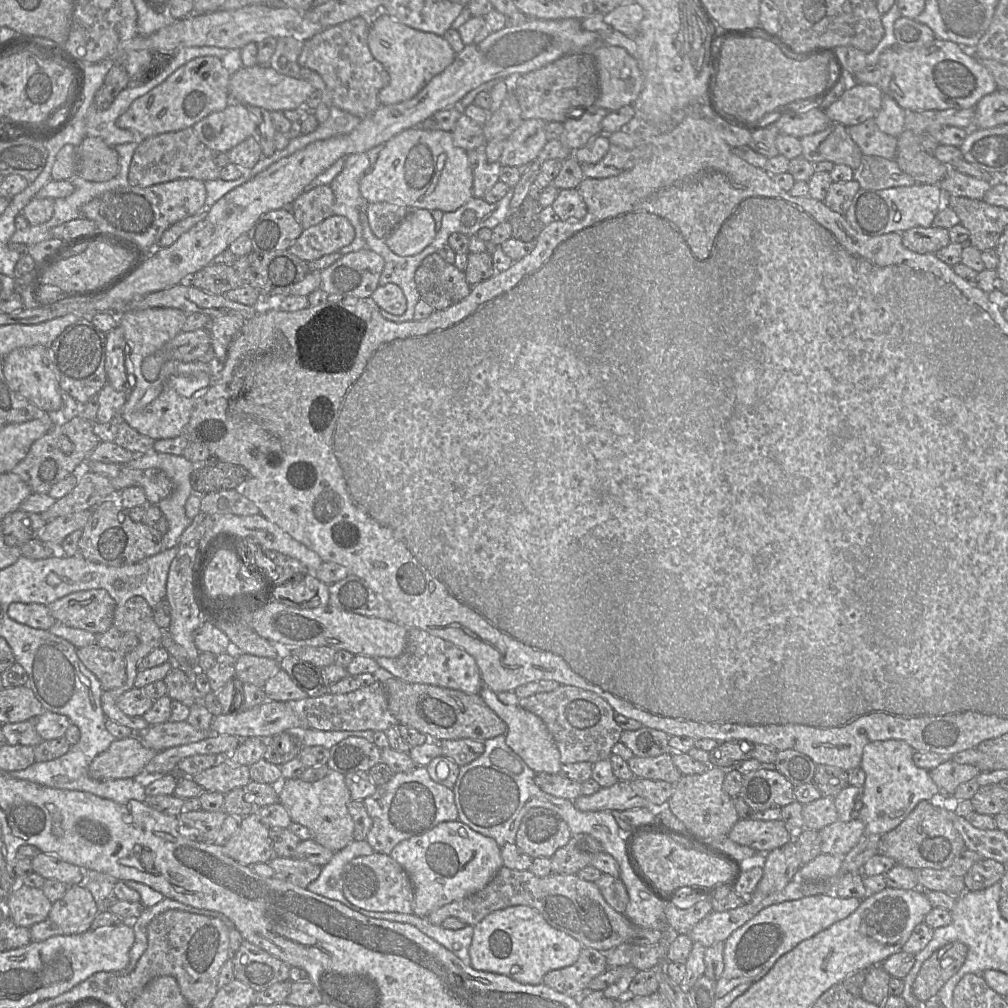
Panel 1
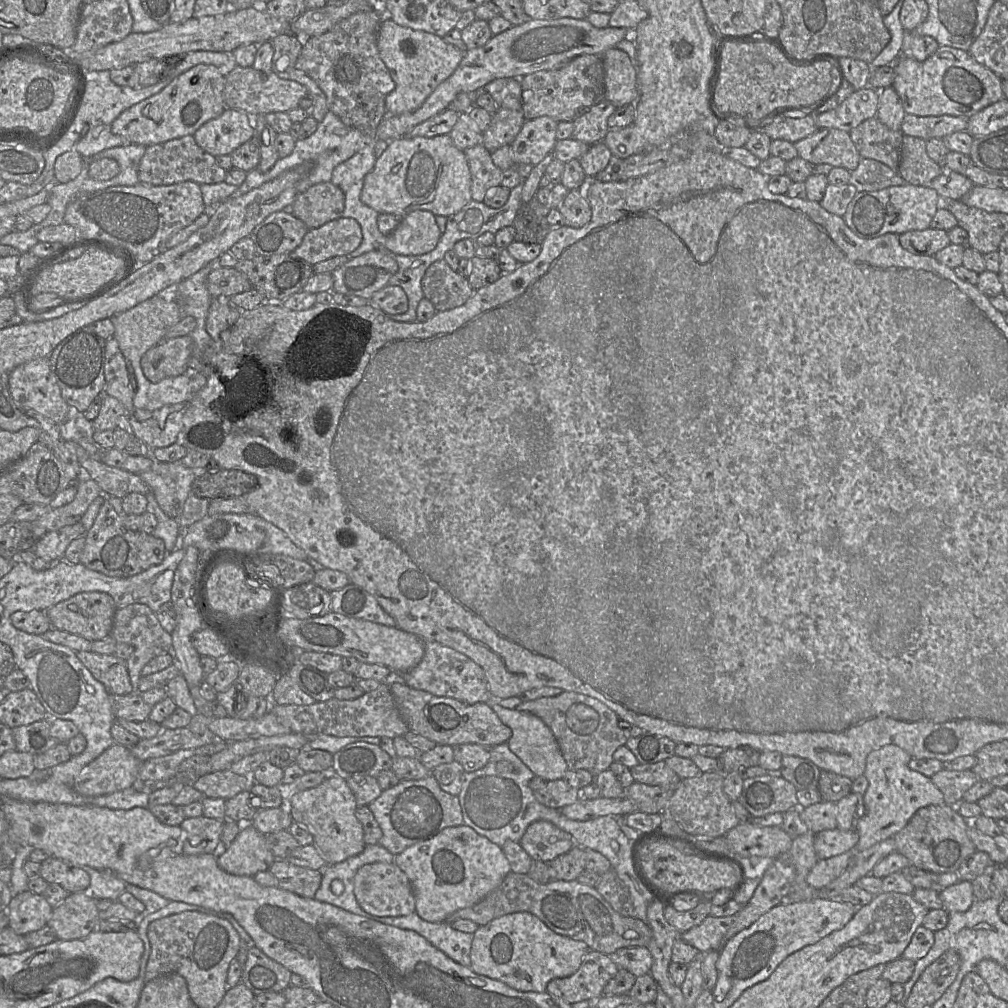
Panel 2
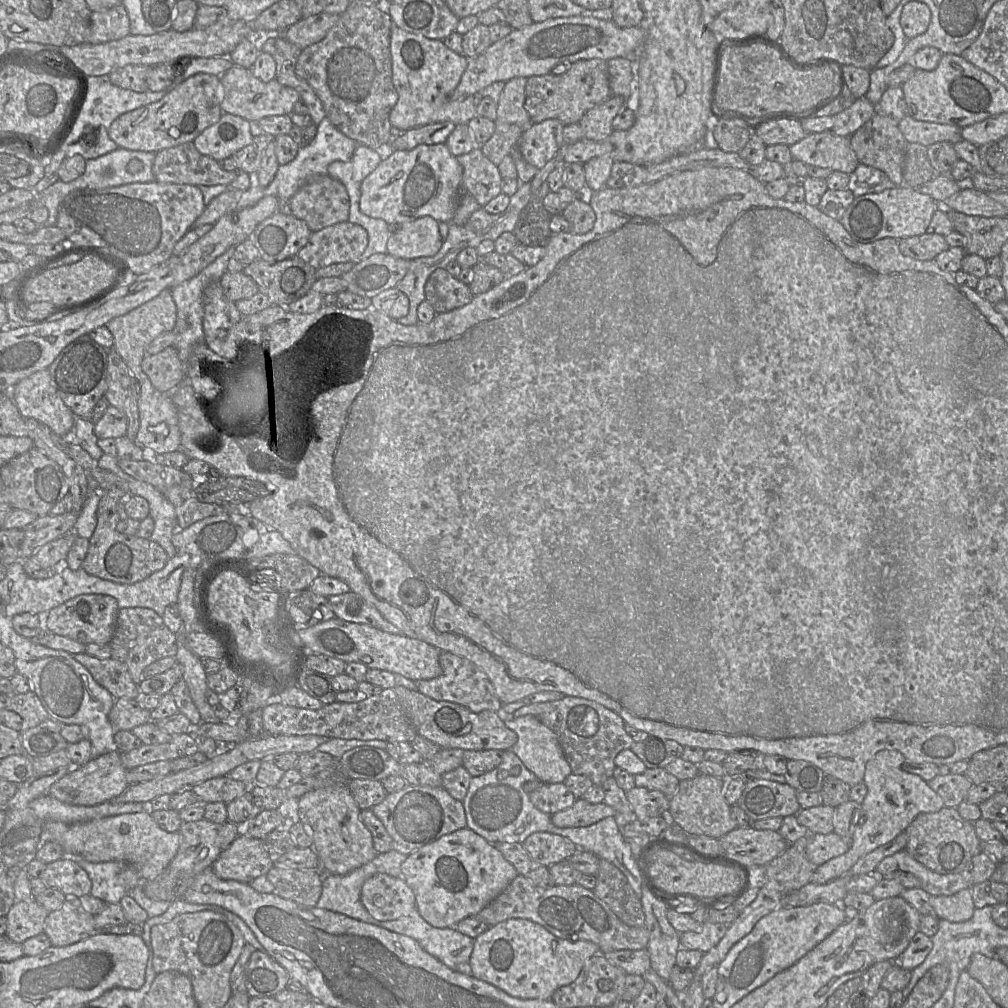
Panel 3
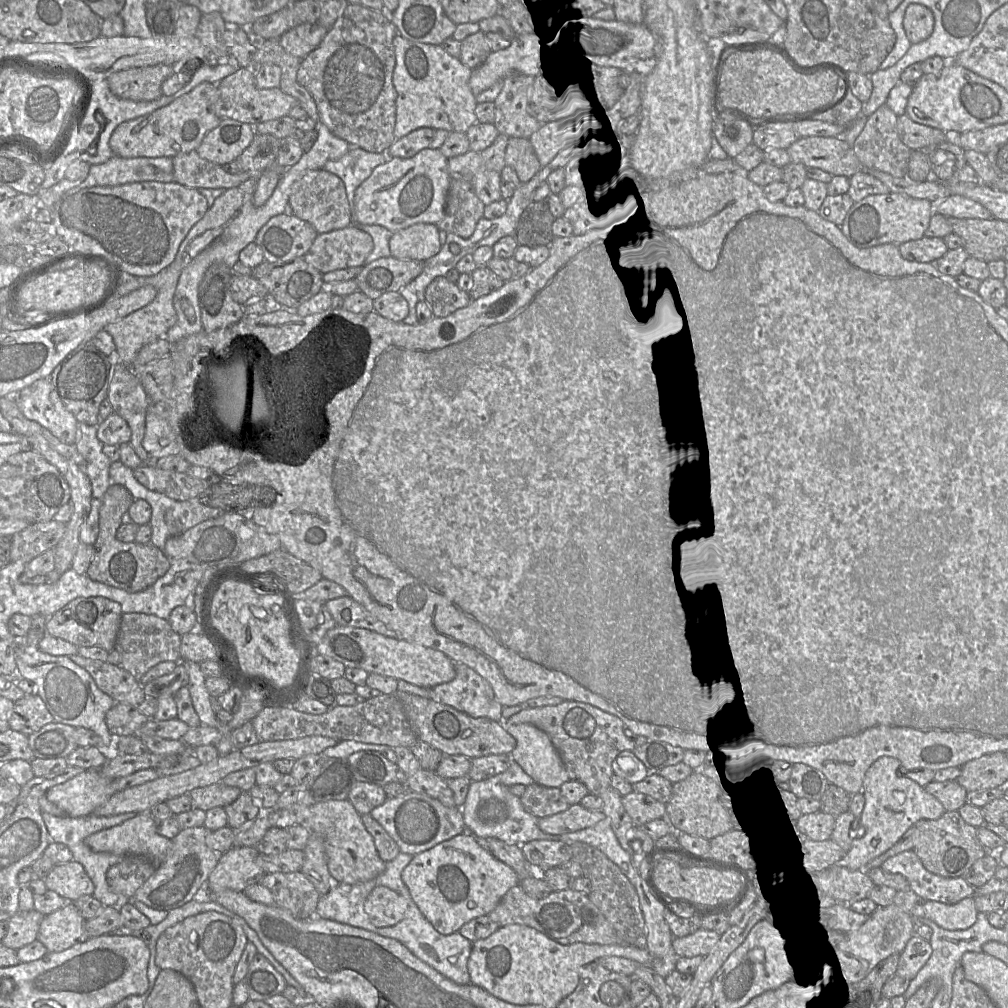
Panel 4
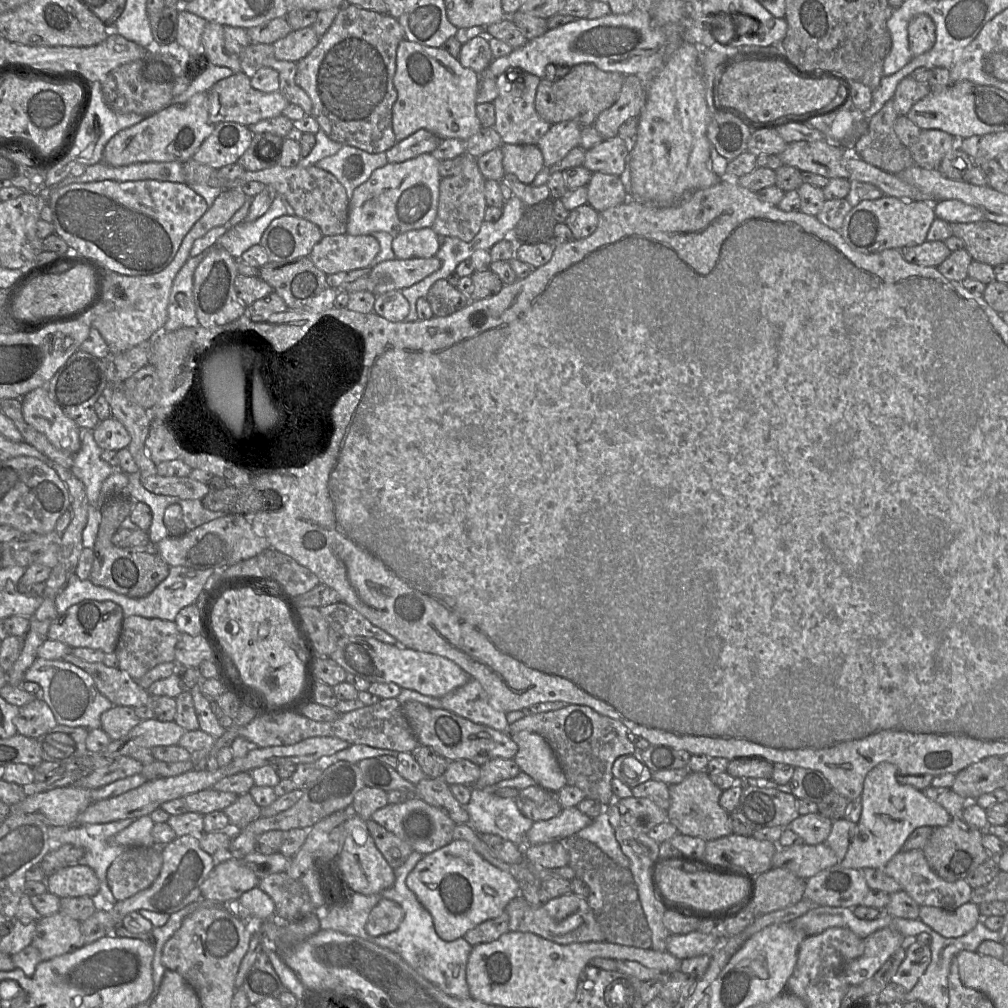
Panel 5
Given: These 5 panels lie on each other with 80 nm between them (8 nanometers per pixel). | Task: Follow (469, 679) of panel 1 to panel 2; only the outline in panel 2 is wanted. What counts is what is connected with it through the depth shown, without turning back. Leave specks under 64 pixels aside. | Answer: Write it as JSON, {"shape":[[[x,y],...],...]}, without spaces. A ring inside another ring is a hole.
{"shape":[[[435,641],[424,642],[424,655],[420,663],[401,676],[406,685],[435,696],[450,697],[467,704],[490,699],[487,679],[483,669],[466,655]]]}

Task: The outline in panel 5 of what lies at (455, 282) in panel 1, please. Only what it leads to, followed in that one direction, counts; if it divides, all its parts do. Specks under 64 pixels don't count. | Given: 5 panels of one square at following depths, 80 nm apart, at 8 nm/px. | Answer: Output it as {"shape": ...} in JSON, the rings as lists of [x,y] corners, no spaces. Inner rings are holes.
{"shape":[[[446,279],[437,280],[429,289],[426,299],[436,317],[449,316],[471,301]]]}

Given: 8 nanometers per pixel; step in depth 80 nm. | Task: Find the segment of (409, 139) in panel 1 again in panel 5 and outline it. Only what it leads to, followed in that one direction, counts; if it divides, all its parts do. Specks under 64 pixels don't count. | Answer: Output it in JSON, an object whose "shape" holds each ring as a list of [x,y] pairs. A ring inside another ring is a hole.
{"shape":[[[430,153],[402,163],[387,163],[376,169],[370,178],[357,187],[349,202],[346,233],[352,236],[372,235],[382,231],[392,237],[399,234],[431,228],[437,216],[440,161]]]}

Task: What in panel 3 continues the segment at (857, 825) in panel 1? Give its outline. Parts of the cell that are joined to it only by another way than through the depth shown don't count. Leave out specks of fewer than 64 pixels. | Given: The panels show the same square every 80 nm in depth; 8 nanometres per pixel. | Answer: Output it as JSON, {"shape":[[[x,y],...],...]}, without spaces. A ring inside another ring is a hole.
{"shape":[[[835,832],[807,836],[806,857],[816,866],[844,854],[848,849],[849,842]]]}

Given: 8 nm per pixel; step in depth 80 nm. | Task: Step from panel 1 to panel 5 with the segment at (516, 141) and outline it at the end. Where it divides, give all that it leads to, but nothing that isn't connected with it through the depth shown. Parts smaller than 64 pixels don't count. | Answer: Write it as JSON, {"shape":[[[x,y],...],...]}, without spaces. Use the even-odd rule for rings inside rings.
{"shape":[[[563,121],[550,127],[537,144],[543,154],[545,168],[550,168],[573,148],[579,147],[581,128],[574,121]]]}

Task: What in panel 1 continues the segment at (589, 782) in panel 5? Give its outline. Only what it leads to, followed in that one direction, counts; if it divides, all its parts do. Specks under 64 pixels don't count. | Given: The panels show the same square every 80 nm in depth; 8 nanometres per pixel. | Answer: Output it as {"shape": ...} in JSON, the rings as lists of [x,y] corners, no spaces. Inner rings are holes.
{"shape":[[[560,685],[550,692],[541,692],[518,700],[518,705],[542,719],[560,752],[562,764],[590,762],[592,764],[610,758],[613,746],[620,741],[622,728],[615,721],[615,711],[598,694],[576,686]]]}

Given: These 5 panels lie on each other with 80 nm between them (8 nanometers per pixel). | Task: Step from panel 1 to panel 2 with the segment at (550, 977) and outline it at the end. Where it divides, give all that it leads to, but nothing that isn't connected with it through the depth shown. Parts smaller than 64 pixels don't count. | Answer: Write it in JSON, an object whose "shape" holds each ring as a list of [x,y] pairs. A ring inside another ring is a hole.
{"shape":[[[590,950],[574,974],[552,979],[546,991],[569,1004],[598,998],[618,971],[619,967],[608,955]]]}

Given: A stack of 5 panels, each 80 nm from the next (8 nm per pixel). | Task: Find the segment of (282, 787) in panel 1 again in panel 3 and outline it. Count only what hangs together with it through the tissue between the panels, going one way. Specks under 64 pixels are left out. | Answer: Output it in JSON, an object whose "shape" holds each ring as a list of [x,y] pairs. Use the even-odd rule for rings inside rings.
{"shape":[[[348,786],[314,789],[298,798],[299,822],[309,831],[312,848],[327,874],[348,874],[369,863],[377,855],[372,835],[360,820],[360,811]]]}

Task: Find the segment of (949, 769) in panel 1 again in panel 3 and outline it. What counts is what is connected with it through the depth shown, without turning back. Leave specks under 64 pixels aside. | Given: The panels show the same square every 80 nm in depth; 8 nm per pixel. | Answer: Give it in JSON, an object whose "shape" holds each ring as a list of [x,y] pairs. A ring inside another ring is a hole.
{"shape":[[[938,774],[927,784],[942,798],[944,807],[947,808],[956,808],[973,786],[964,774]]]}

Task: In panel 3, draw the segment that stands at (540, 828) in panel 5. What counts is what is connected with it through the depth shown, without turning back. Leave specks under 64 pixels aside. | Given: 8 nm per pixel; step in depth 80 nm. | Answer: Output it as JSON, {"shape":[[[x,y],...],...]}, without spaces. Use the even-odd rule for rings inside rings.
{"shape":[[[578,798],[569,808],[552,814],[551,822],[560,828],[583,827],[614,815],[615,810],[604,802],[589,803]]]}

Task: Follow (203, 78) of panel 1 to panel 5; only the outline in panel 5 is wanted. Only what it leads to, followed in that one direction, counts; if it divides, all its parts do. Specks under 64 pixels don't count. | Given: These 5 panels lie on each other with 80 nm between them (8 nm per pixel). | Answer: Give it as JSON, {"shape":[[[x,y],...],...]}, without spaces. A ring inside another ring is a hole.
{"shape":[[[196,93],[183,103],[171,104],[139,123],[117,132],[107,142],[102,162],[113,167],[142,162],[184,163],[192,158],[213,132],[214,126],[209,121],[207,93]]]}

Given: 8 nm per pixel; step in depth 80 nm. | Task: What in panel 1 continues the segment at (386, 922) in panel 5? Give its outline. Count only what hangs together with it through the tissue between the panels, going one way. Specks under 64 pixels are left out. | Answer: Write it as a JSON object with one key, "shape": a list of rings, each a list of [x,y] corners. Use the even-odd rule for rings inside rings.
{"shape":[[[374,852],[349,861],[341,874],[341,889],[345,898],[353,905],[374,912],[397,912],[412,914],[414,889],[403,869],[390,855]]]}

